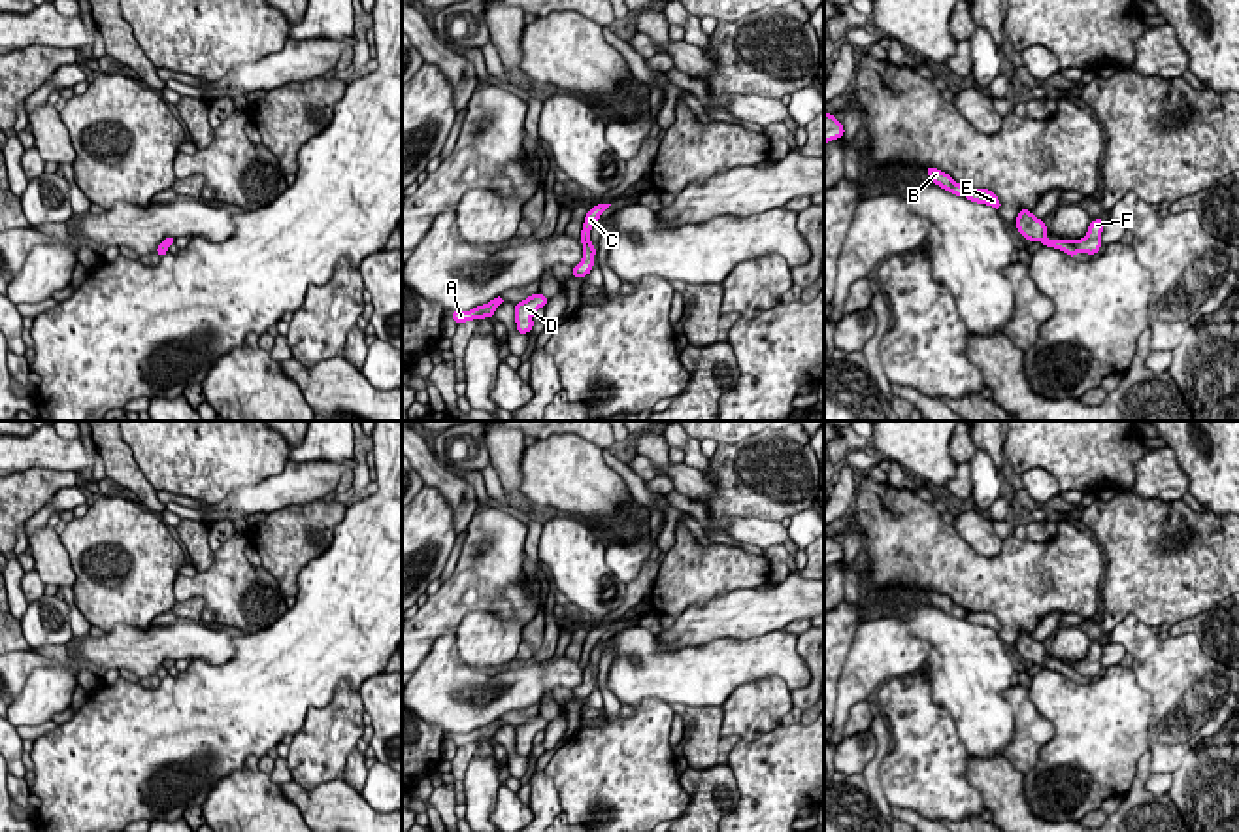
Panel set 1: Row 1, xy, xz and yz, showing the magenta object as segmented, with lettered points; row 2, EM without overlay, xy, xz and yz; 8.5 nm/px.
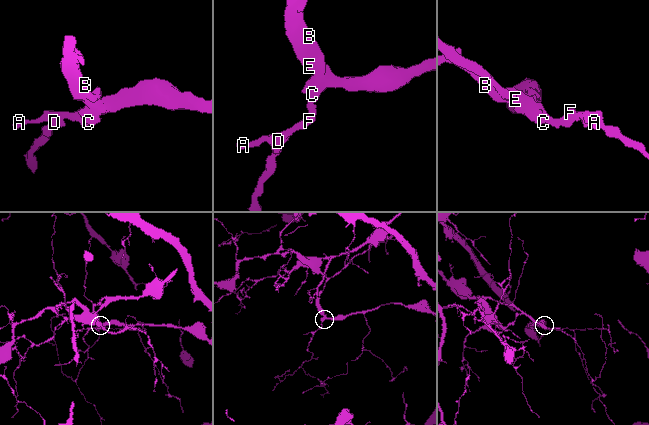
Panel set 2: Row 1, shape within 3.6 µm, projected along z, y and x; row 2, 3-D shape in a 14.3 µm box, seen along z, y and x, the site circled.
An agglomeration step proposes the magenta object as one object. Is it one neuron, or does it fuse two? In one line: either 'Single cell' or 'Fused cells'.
Fused cells

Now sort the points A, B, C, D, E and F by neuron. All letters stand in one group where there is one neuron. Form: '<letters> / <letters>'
A D E F / B C

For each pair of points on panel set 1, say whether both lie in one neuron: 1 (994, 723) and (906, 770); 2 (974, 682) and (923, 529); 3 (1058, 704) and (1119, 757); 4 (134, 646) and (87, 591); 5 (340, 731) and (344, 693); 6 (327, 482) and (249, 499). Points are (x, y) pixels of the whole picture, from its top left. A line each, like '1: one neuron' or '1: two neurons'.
1: two neurons
2: two neurons
3: one neuron
4: two neurons
5: one neuron
6: one neuron

